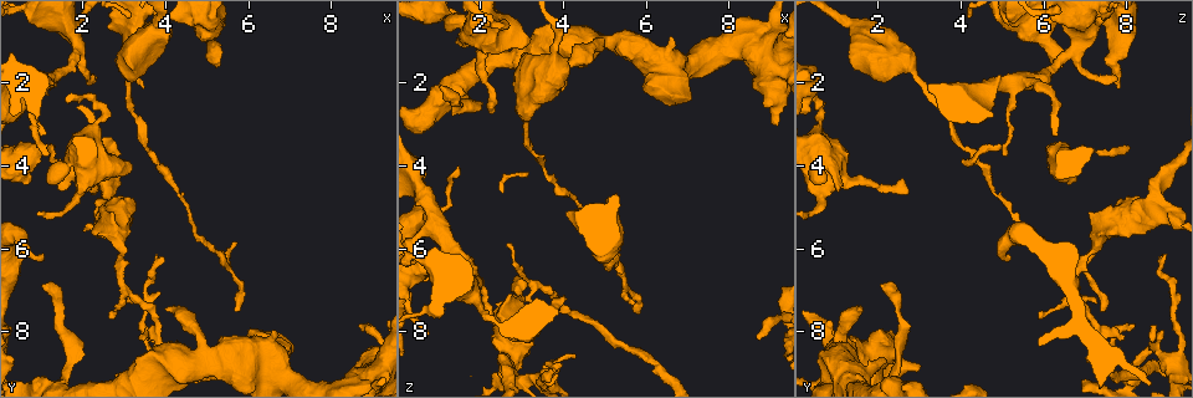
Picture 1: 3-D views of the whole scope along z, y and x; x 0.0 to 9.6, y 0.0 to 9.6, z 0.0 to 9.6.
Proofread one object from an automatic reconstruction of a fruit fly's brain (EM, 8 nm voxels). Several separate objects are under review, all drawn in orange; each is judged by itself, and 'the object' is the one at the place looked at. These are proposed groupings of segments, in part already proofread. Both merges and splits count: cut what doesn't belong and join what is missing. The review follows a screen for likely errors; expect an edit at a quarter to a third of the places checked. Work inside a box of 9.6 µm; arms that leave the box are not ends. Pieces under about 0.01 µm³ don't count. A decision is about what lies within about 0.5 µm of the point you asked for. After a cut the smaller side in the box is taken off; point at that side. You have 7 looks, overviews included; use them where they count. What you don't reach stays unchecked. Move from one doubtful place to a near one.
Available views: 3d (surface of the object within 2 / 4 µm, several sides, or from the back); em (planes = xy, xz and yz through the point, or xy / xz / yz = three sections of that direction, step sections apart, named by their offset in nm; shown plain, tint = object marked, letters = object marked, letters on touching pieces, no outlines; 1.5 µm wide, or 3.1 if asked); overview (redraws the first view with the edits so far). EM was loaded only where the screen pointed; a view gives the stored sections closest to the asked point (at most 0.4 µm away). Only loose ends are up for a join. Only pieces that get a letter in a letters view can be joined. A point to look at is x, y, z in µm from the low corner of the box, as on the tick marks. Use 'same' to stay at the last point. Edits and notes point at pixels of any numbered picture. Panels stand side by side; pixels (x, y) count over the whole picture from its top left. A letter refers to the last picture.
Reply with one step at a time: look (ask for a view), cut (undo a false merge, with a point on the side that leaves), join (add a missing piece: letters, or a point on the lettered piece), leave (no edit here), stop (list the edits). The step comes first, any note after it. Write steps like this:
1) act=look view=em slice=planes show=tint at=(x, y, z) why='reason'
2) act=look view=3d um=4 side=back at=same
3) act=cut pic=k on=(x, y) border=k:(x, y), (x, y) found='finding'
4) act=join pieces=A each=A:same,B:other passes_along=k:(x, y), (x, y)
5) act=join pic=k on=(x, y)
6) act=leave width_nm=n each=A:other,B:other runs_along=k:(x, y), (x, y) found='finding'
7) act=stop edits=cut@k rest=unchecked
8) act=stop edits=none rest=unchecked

act=look view=em slice=planes show=letters at=(3.40, 2.10, 7.85) why='free end'

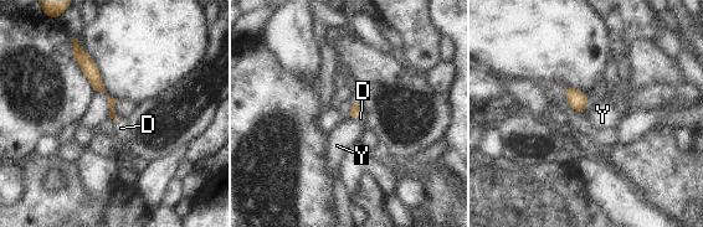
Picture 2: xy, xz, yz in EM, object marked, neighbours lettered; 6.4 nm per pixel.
act=join pieces=D each=D:same,Y:other passes_along=2:(355, 109), (357, 115), (360, 118) found='it goes on there'

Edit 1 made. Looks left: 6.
act=look view=overview

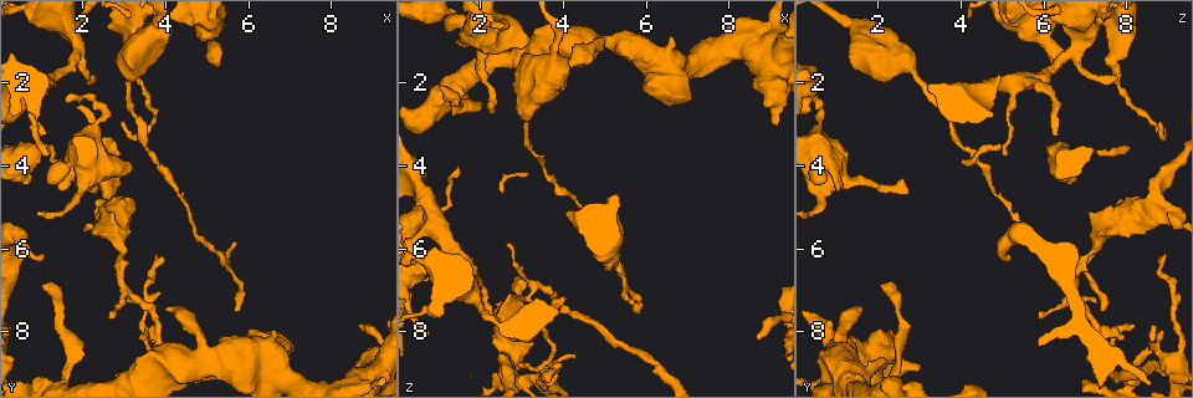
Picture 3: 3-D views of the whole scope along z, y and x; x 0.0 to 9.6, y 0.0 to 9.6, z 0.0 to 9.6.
act=look view=em slice=planes show=letters at=(5.70, 5.90, 7.35)

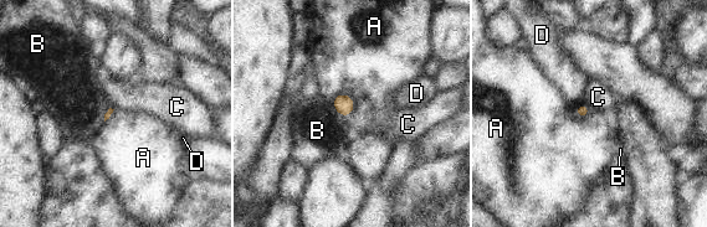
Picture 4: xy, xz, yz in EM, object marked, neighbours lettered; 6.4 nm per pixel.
act=leave longest_contact=A:170nm each=A:other,B:other,C:other,D:other found='none of them fits'

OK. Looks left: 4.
act=look view=em slice=planes show=letters at=(3.55, 3.60, 4.10) why='thin neck'

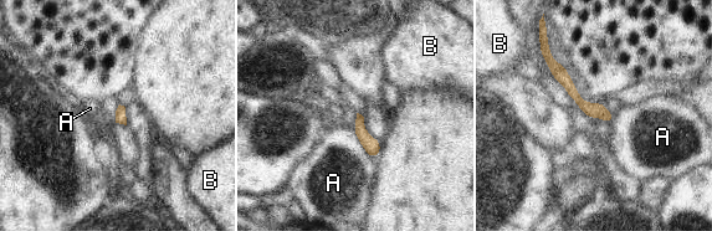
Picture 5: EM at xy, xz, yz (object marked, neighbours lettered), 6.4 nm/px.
act=leave each=A:other,B:other border=5:(353, 128), (363, 149), (374, 159) found='one neuron here'

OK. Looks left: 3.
act=stop edits=join@2 rest=unchecked

